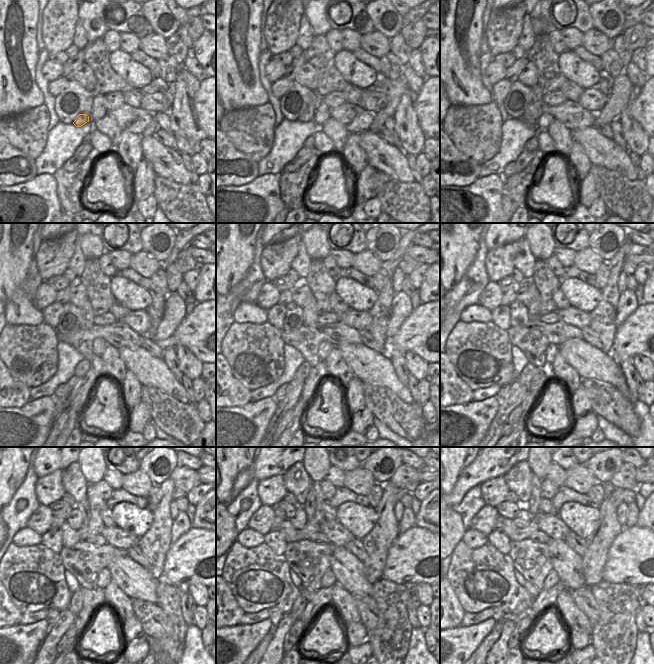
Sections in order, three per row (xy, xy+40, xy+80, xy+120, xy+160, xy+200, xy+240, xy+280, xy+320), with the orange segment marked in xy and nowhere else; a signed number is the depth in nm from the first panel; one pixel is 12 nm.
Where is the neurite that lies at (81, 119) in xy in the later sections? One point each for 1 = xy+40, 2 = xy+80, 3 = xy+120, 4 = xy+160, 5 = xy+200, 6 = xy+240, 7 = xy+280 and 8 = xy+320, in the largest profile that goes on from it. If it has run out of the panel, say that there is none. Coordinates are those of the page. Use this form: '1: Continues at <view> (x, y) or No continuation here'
1: Continues at xy+40 (306, 116)
2: Continues at xy+80 (532, 113)
3: Continues at xy+120 (87, 316)
4: Continues at xy+160 (310, 316)
5: Continues at xy+200 (534, 309)
6: Continues at xy+240 (83, 506)
7: Continues at xy+280 (309, 506)
8: Continues at xy+320 (533, 505)

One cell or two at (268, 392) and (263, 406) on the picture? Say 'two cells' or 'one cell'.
two cells

